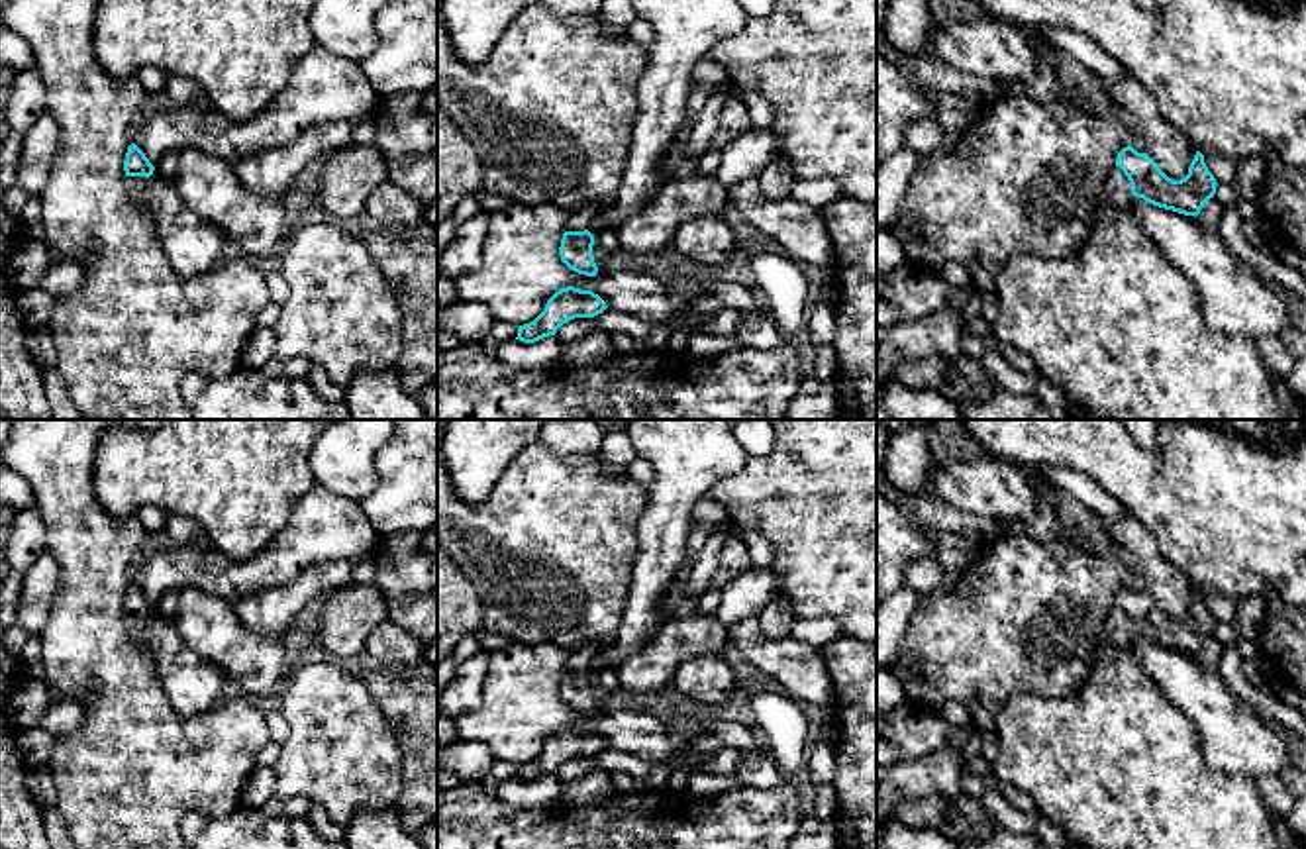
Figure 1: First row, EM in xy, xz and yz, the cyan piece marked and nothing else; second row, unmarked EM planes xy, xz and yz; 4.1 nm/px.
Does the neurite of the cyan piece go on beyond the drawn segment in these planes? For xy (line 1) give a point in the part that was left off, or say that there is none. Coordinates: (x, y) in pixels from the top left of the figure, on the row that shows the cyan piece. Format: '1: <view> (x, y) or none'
1: xy (136, 185)

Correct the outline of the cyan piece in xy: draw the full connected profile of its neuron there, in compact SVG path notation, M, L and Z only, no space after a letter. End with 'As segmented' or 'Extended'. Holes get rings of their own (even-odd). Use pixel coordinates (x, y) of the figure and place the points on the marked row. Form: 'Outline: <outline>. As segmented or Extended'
Outline: M135 143L127 147L124 171L127 176L126 186L131 202L137 208L145 210L145 188L155 167L149 163L145 153Z. Extended

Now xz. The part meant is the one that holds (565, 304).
Outline: M567 286L557 290L545 304L543 312L529 324L518 327L524 343L535 343L555 335L557 329L575 318L594 318L606 310L606 302L592 290Z. As segmented

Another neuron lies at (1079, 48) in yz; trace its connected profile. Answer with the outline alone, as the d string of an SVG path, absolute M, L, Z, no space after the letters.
M1041 25L1037 31L1055 49L1080 63L1088 73L1108 80L1131 80L1128 69L1124 69L1114 57L1104 53L1088 37L1057 25Z

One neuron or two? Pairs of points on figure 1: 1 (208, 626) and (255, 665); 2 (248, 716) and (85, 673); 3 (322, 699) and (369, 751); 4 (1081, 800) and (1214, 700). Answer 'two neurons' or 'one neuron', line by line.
1: one neuron
2: one neuron
3: one neuron
4: two neurons

